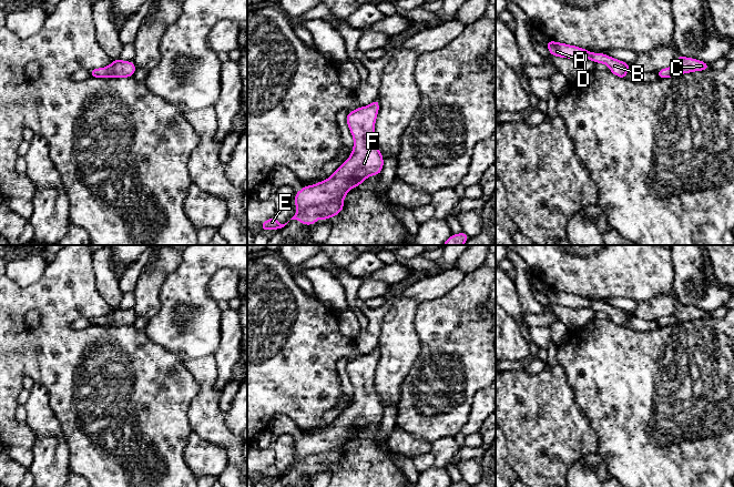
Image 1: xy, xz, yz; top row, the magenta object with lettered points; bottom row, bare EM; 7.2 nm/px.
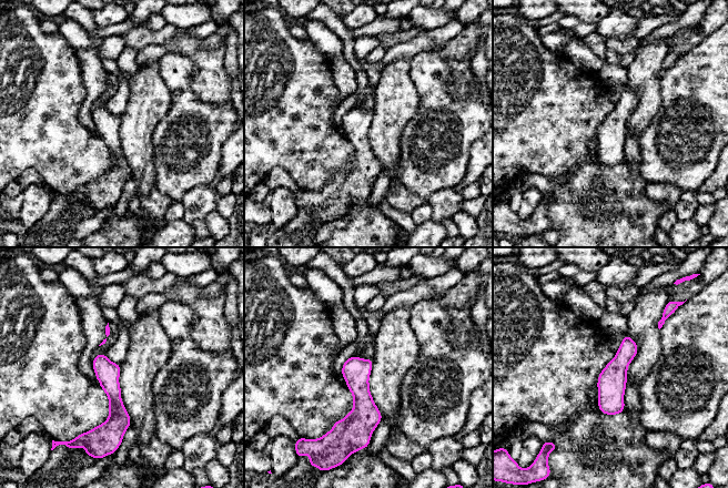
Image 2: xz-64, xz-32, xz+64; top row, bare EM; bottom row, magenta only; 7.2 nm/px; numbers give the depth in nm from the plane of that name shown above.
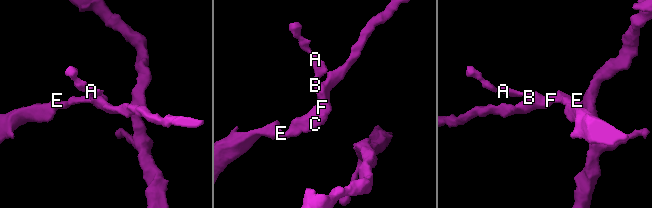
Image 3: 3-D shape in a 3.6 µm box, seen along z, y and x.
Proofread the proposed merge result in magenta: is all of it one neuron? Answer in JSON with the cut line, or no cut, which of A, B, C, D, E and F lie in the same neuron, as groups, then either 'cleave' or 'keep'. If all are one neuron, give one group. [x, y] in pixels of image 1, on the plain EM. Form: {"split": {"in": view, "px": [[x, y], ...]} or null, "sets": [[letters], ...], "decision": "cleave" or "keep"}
{"split": null, "sets": [["A", "B", "C", "D", "E", "F"]], "decision": "keep"}

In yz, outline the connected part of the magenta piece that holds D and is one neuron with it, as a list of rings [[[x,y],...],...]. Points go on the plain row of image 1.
[[[548,288],[547,295],[551,304],[568,307],[589,307],[595,312],[603,312],[609,315],[614,324],[626,327],[626,321],[632,314],[614,307],[604,302],[593,302],[583,296]]]

